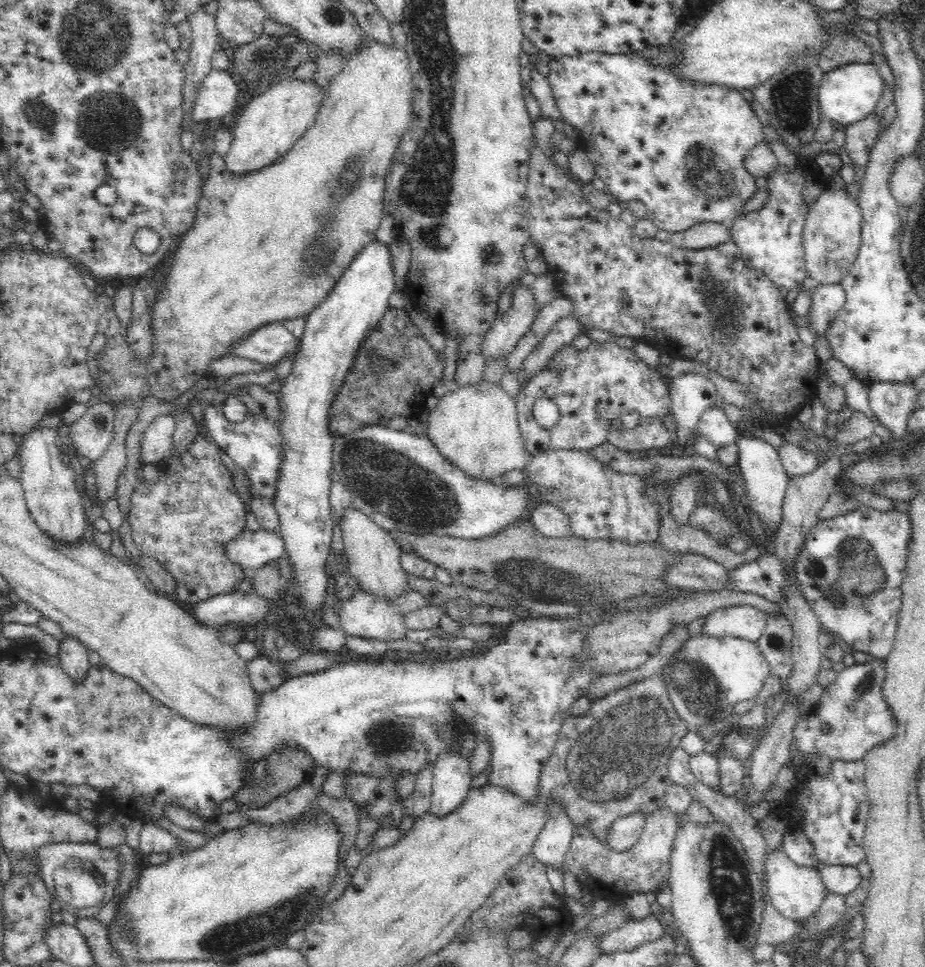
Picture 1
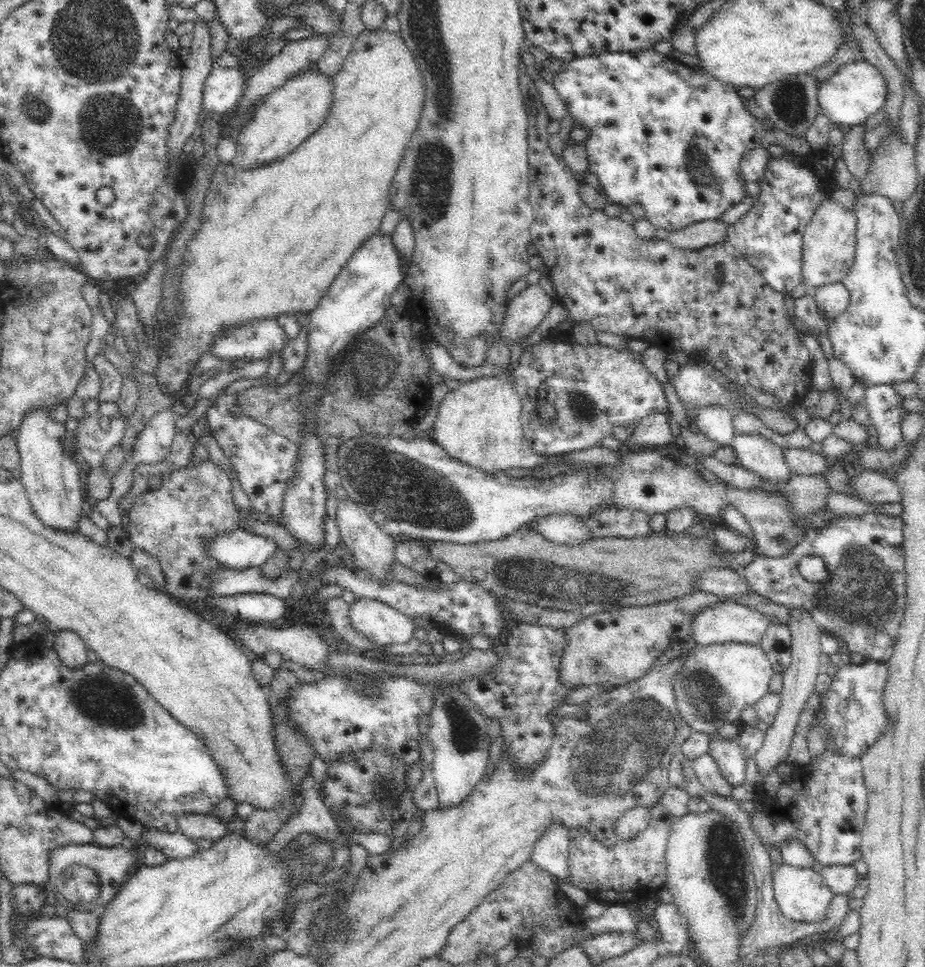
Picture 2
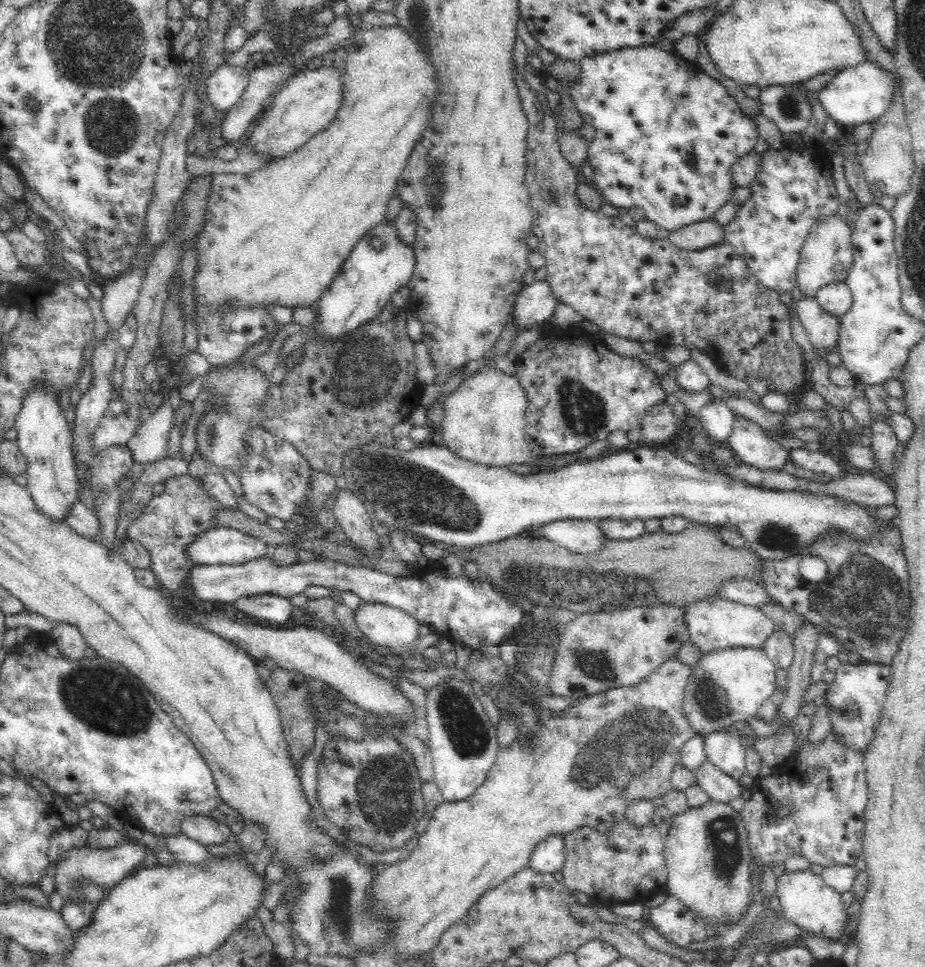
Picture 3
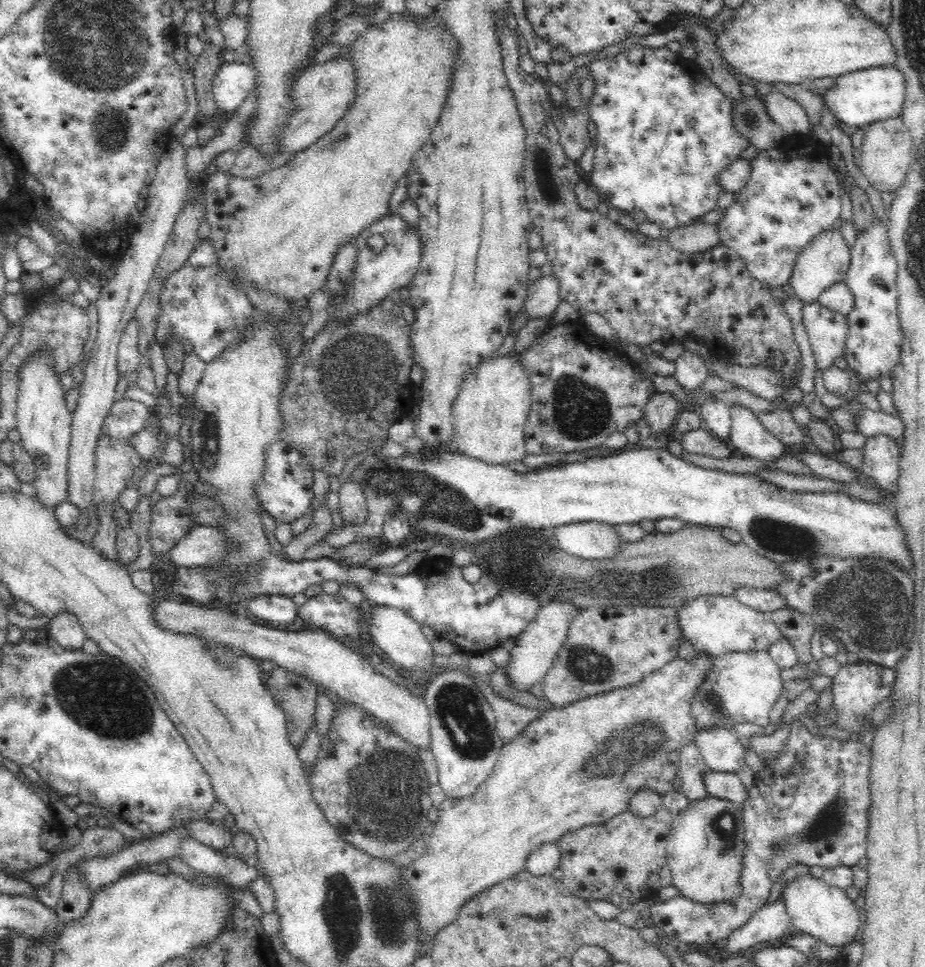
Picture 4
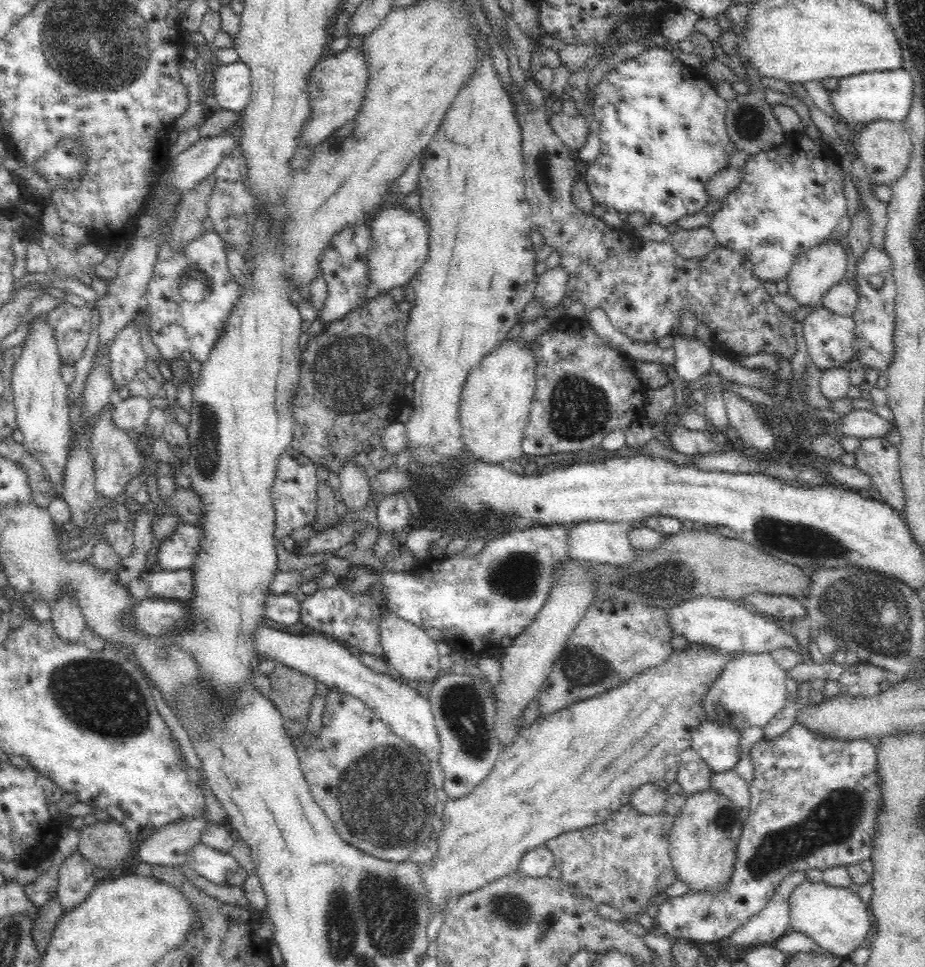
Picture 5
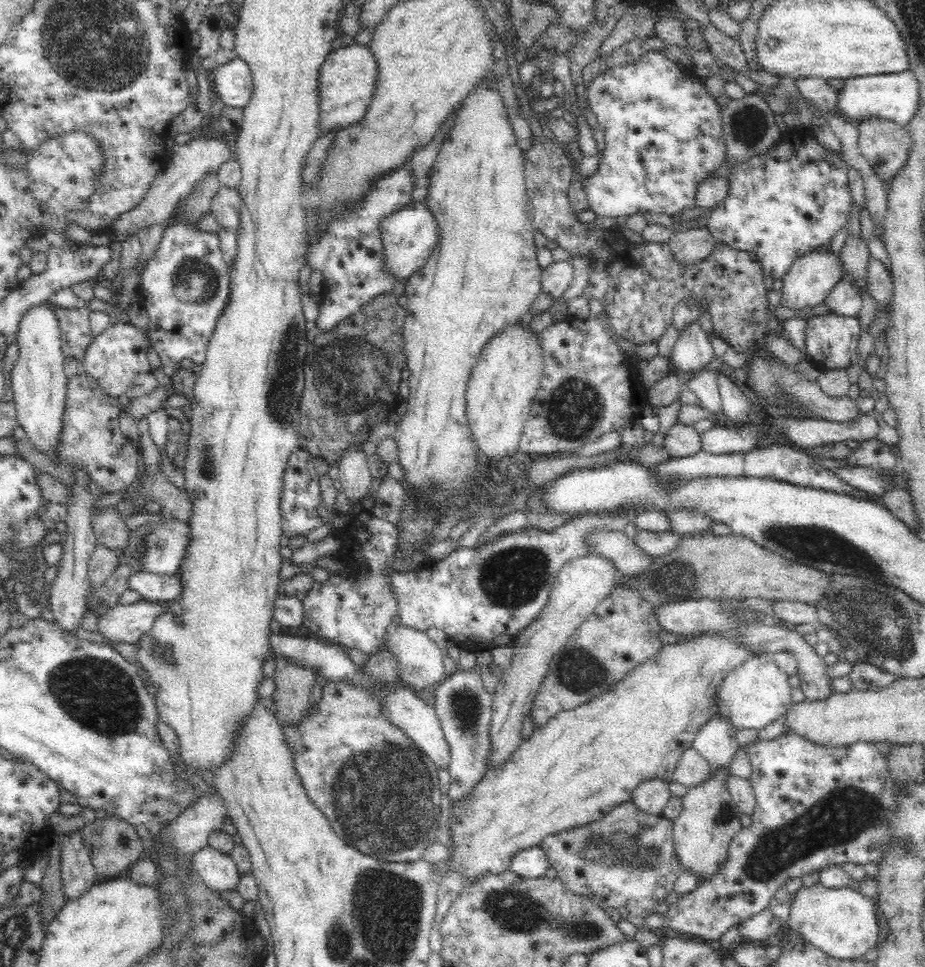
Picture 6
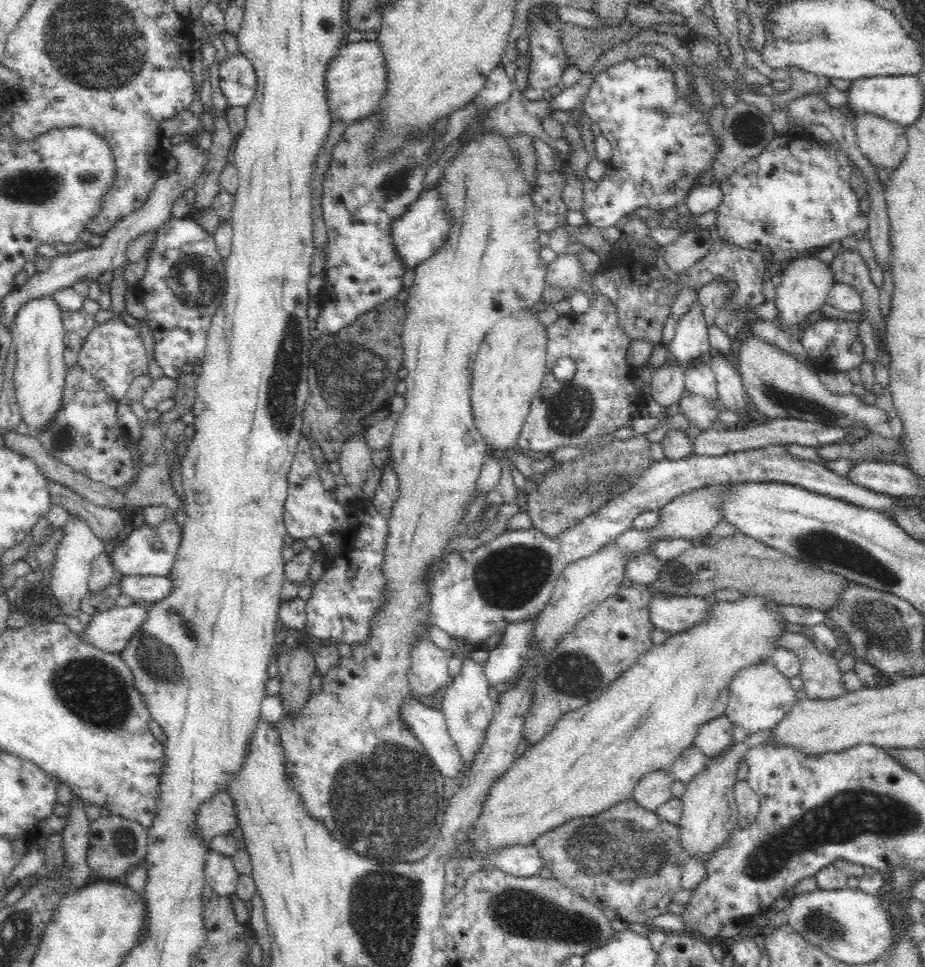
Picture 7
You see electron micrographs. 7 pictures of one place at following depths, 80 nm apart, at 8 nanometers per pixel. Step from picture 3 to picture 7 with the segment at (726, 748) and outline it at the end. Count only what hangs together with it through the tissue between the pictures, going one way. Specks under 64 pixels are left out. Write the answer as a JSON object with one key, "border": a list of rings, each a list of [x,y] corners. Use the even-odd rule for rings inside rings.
{"border":[[[724,714],[701,724],[693,744],[710,757],[730,748],[733,741],[732,722]]]}

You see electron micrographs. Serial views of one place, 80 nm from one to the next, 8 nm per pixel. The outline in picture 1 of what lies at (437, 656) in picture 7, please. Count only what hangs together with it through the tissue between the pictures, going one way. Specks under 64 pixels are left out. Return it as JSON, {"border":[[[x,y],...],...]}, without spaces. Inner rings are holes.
{"border":[[[355,590],[349,600],[341,602],[339,610],[339,624],[346,635],[384,642],[406,640],[404,616],[386,599]]]}

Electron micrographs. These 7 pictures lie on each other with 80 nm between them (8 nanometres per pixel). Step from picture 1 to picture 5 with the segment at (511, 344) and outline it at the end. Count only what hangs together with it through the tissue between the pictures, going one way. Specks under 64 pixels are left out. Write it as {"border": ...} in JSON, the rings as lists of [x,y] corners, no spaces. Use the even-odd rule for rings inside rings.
{"border":[[[561,264],[548,268],[537,276],[535,298],[545,304],[548,308],[562,302],[566,294],[569,274],[562,268]]]}

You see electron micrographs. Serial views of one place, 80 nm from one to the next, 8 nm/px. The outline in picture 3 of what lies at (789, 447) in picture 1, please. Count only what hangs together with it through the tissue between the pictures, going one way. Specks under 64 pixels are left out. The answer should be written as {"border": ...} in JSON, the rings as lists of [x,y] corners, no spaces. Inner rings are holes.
{"border":[[[812,446],[792,449],[789,451],[789,458],[806,470],[828,475],[832,479],[844,478],[847,475],[842,466],[831,455],[824,454]]]}

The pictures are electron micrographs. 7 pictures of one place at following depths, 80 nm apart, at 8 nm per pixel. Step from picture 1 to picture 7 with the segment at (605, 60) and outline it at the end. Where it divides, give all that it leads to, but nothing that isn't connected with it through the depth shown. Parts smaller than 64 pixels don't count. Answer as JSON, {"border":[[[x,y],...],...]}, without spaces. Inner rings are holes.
{"border":[[[641,55],[636,60],[628,59],[627,61],[616,63],[603,71],[598,72],[595,76],[594,82],[590,85],[587,97],[583,102],[584,114],[590,119],[590,121],[598,124],[599,128],[602,130],[602,135],[608,140],[611,145],[612,158],[606,162],[606,176],[598,182],[587,181],[583,183],[583,204],[581,211],[584,215],[585,224],[598,227],[603,229],[607,226],[614,226],[622,216],[632,215],[636,208],[650,208],[650,210],[656,210],[656,212],[663,212],[668,210],[668,208],[674,208],[678,202],[685,202],[686,194],[692,190],[692,187],[698,184],[698,176],[704,171],[710,171],[713,167],[715,159],[719,155],[718,147],[716,147],[716,140],[712,132],[710,132],[710,125],[708,122],[708,114],[700,112],[698,110],[698,103],[690,103],[688,92],[687,97],[679,98],[676,95],[676,90],[674,89],[674,74],[670,71],[668,67],[661,68],[660,63],[652,55]]]}

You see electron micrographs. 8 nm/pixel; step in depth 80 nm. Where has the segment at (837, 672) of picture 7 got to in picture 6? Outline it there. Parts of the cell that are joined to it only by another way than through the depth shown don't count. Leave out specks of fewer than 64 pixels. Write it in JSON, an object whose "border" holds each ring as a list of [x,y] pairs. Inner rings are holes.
{"border":[[[763,622],[762,624],[753,624],[746,627],[741,636],[741,642],[758,655],[760,653],[774,654],[776,651],[789,652],[797,660],[797,676],[800,679],[799,686],[807,700],[824,700],[832,693],[836,693],[832,686],[832,678],[828,676],[830,665],[816,653],[814,646],[807,643],[798,632],[787,629],[784,626],[778,627],[773,626],[769,622]]]}

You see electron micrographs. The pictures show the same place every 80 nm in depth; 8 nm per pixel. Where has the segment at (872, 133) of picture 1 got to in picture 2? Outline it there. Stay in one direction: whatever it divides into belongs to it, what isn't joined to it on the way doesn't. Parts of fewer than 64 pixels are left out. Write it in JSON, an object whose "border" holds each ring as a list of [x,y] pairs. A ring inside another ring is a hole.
{"border":[[[854,125],[844,135],[842,157],[851,177],[862,182],[867,174],[870,151],[864,147],[865,130],[861,125]]]}

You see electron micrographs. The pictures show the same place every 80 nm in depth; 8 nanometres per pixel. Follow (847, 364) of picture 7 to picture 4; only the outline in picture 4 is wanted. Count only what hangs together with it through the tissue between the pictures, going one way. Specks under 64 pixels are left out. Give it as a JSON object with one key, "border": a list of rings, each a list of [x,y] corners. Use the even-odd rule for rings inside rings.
{"border":[[[818,301],[803,304],[803,322],[817,370],[832,368],[837,359],[845,358],[848,340],[847,315],[843,315]]]}

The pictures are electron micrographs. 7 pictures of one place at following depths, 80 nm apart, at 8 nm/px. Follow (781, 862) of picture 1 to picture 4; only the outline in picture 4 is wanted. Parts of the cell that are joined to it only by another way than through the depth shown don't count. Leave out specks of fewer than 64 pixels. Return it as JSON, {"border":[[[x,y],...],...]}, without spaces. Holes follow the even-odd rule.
{"border":[[[810,874],[790,882],[784,888],[784,903],[791,920],[791,930],[810,935],[839,950],[855,942],[864,922],[860,918],[861,909],[856,907],[855,901],[848,897],[846,891],[828,885],[823,879],[814,878]]]}

